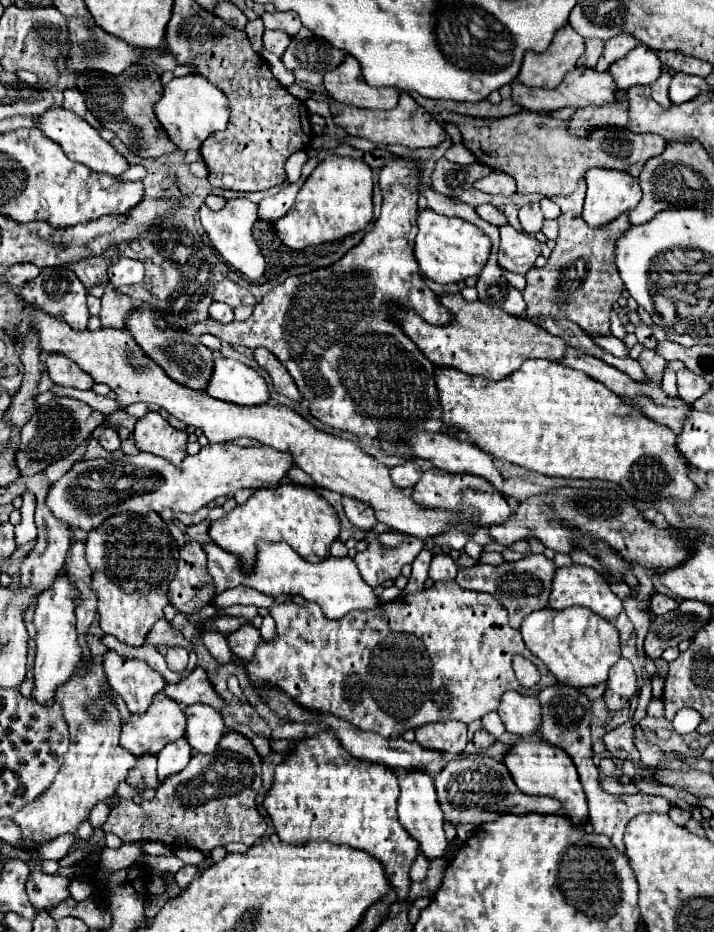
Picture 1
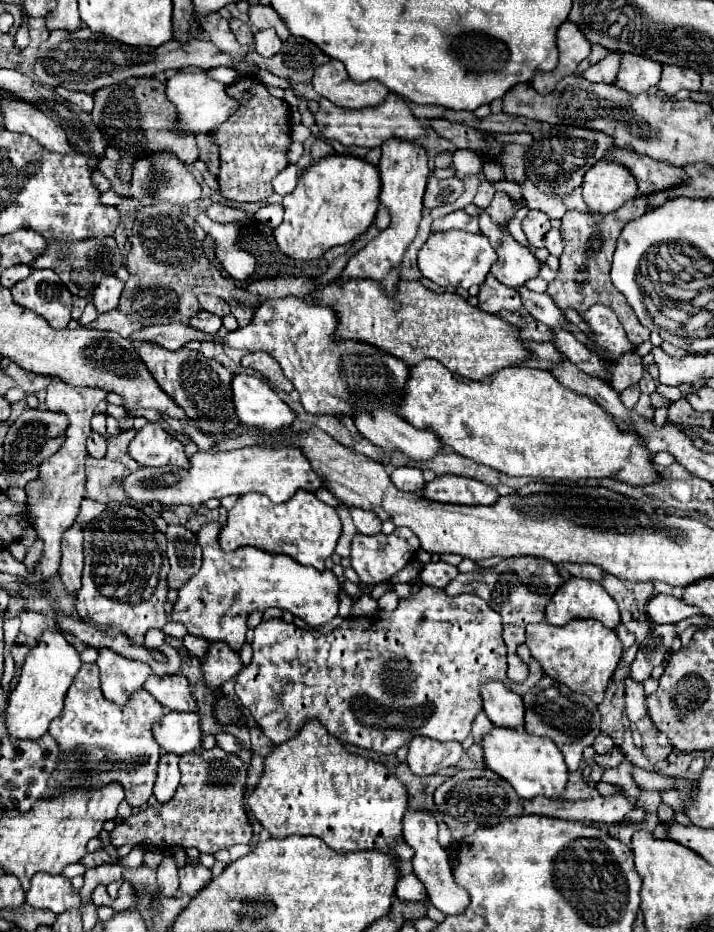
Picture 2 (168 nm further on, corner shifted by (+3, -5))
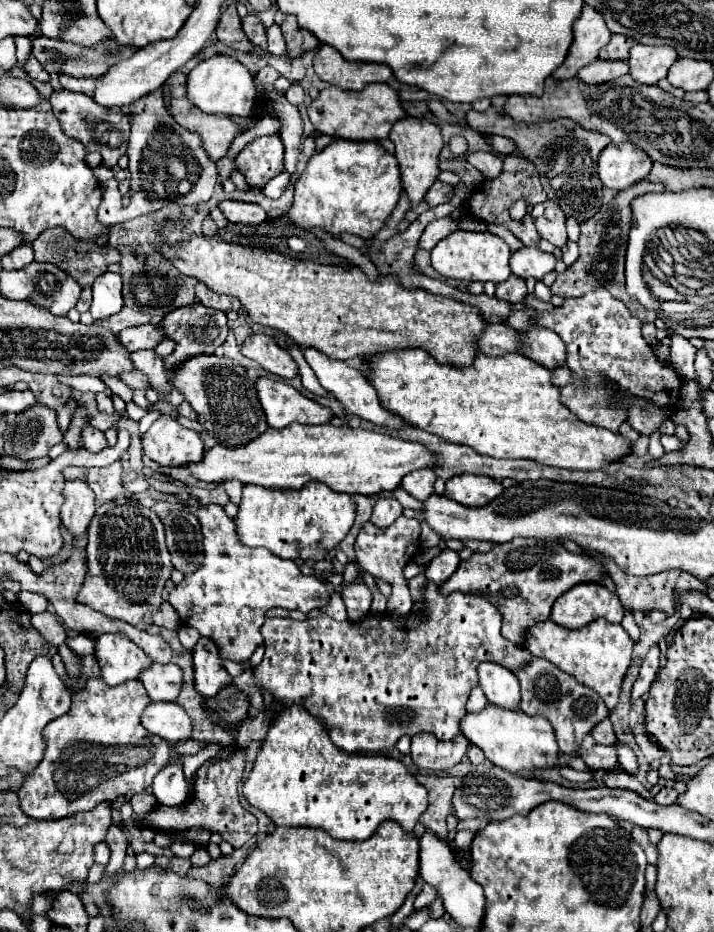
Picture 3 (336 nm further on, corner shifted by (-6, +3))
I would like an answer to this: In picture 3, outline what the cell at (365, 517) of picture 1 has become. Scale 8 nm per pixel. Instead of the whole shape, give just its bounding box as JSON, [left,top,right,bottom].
[372,497,404,527]

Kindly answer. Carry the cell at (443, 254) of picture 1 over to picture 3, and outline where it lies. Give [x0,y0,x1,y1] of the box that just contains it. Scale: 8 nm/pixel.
[432,231,510,283]

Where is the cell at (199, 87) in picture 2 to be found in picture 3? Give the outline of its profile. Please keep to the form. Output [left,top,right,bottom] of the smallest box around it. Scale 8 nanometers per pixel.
[188,55,258,117]

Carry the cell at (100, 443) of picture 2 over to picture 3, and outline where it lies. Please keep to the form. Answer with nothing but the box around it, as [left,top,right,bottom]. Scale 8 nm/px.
[82,425,106,453]

